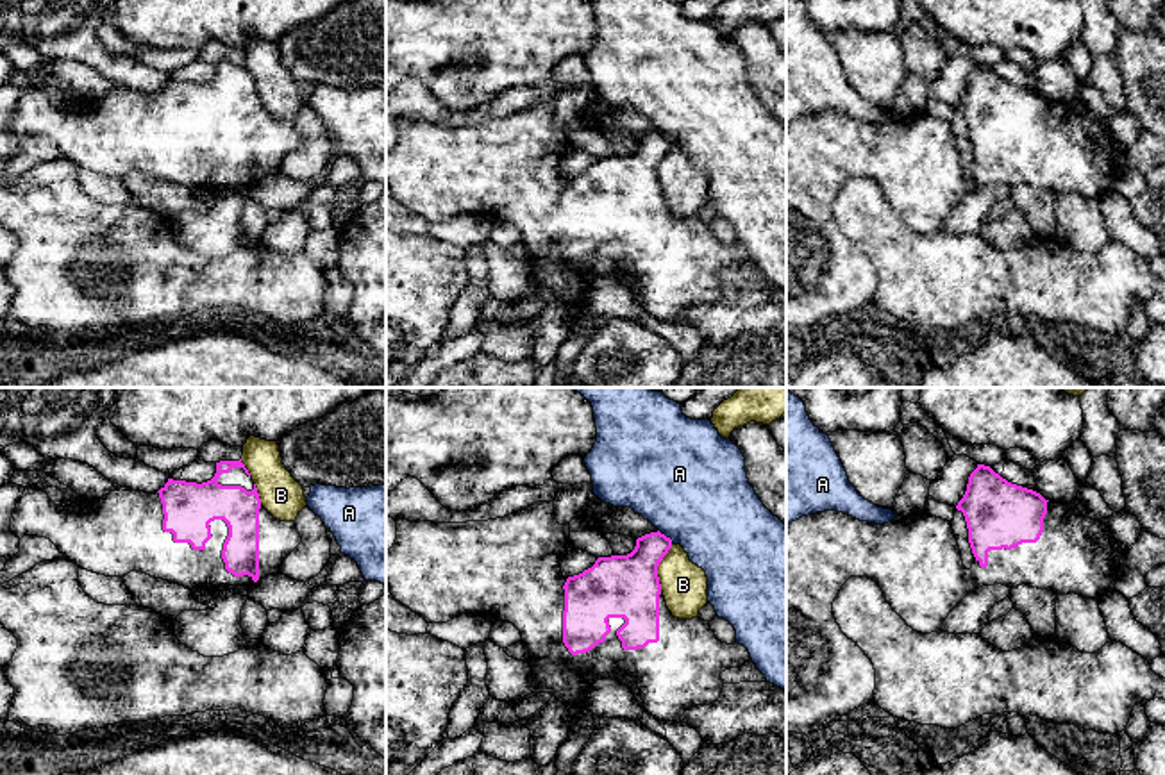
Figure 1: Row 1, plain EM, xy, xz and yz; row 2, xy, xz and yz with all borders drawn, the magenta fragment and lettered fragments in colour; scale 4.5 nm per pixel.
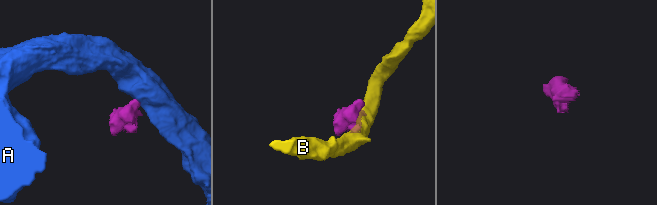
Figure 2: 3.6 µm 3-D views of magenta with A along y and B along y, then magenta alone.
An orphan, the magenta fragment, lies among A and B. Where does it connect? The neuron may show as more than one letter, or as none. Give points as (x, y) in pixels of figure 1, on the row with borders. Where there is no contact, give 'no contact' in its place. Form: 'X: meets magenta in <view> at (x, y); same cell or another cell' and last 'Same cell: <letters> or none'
A: meets magenta in xz at (663, 534); another cell
B: meets magenta in xz at (656, 568); another cell
Same cell: none

